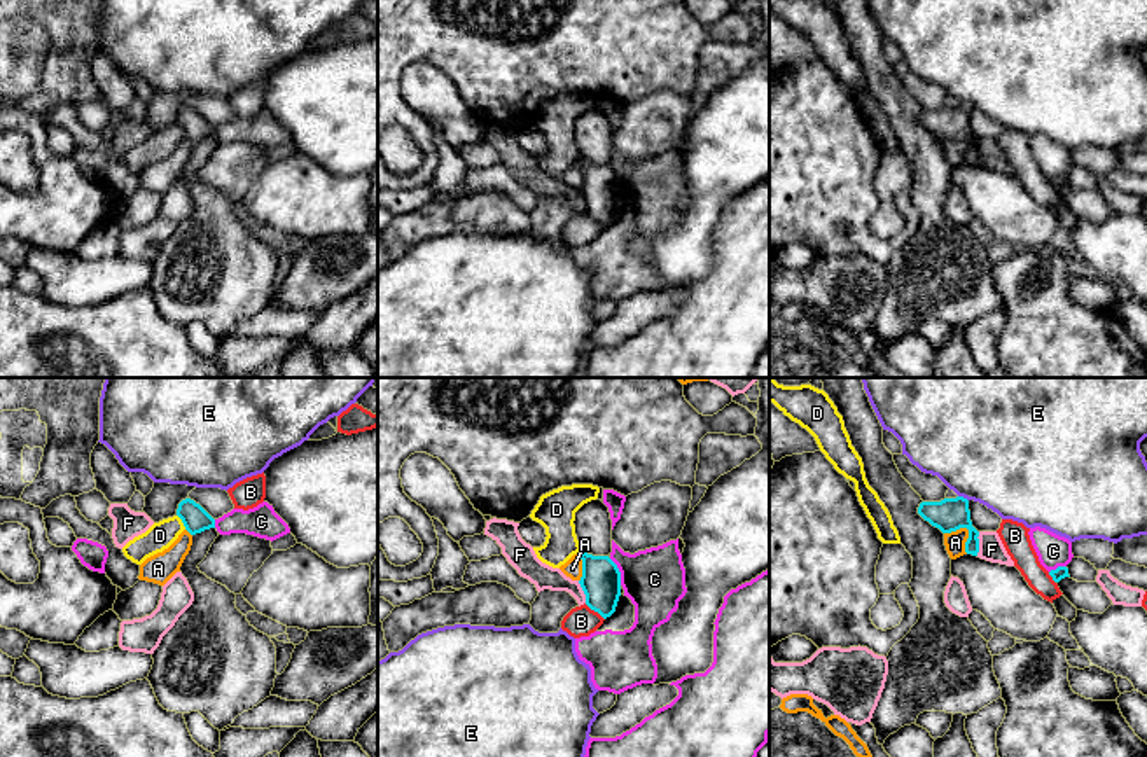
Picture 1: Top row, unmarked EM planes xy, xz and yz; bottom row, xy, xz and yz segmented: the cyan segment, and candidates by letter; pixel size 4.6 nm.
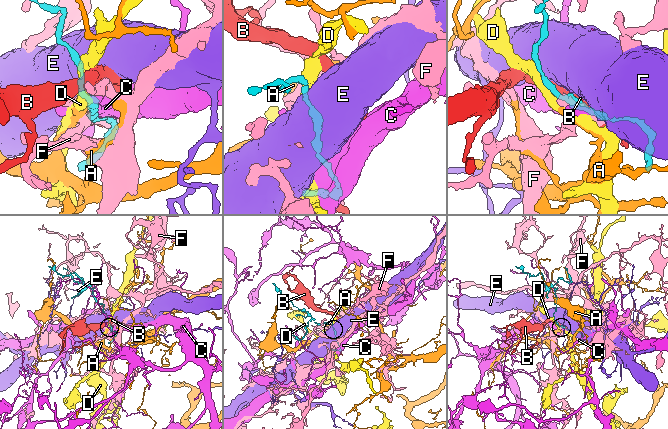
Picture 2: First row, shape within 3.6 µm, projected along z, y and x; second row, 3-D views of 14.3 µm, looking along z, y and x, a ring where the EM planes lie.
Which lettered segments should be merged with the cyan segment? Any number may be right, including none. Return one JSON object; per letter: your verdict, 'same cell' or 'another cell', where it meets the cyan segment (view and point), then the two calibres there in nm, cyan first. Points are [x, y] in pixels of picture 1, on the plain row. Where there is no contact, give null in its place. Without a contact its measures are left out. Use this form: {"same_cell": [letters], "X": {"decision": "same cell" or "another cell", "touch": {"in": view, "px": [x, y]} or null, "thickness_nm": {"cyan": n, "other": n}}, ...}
{"same_cell": [], "A": {"decision": "another cell", "touch": {"in": "yz", "px": [967, 137]}, "thickness_nm": {"cyan": 160, "other": 100}}, "B": {"decision": "another cell", "touch": {"in": "xz", "px": [595, 219]}, "thickness_nm": {"cyan": 180, "other": 140}}, "C": {"decision": "another cell", "touch": {"in": "xz", "px": [619, 180]}, "thickness_nm": {"cyan": 180, "other": 280}}, "D": {"decision": "another cell", "touch": {"in": "xy", "px": [182, 130]}, "thickness_nm": {"cyan": 120, "other": 120}}, "E": {"decision": "another cell", "touch": {"in": "yz", "px": [962, 105]}, "thickness_nm": {"cyan": 160, "other": 480}}, "F": {"decision": "another cell", "touch": {"in": "yz", "px": [978, 152]}, "thickness_nm": {"cyan": 160, "other": 110}}}

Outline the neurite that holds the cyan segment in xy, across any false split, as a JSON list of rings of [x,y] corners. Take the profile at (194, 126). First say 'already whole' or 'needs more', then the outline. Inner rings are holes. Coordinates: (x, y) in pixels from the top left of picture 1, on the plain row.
already whole | [[[185,107],[178,112],[177,124],[191,143],[215,136],[215,128],[194,108]]]

